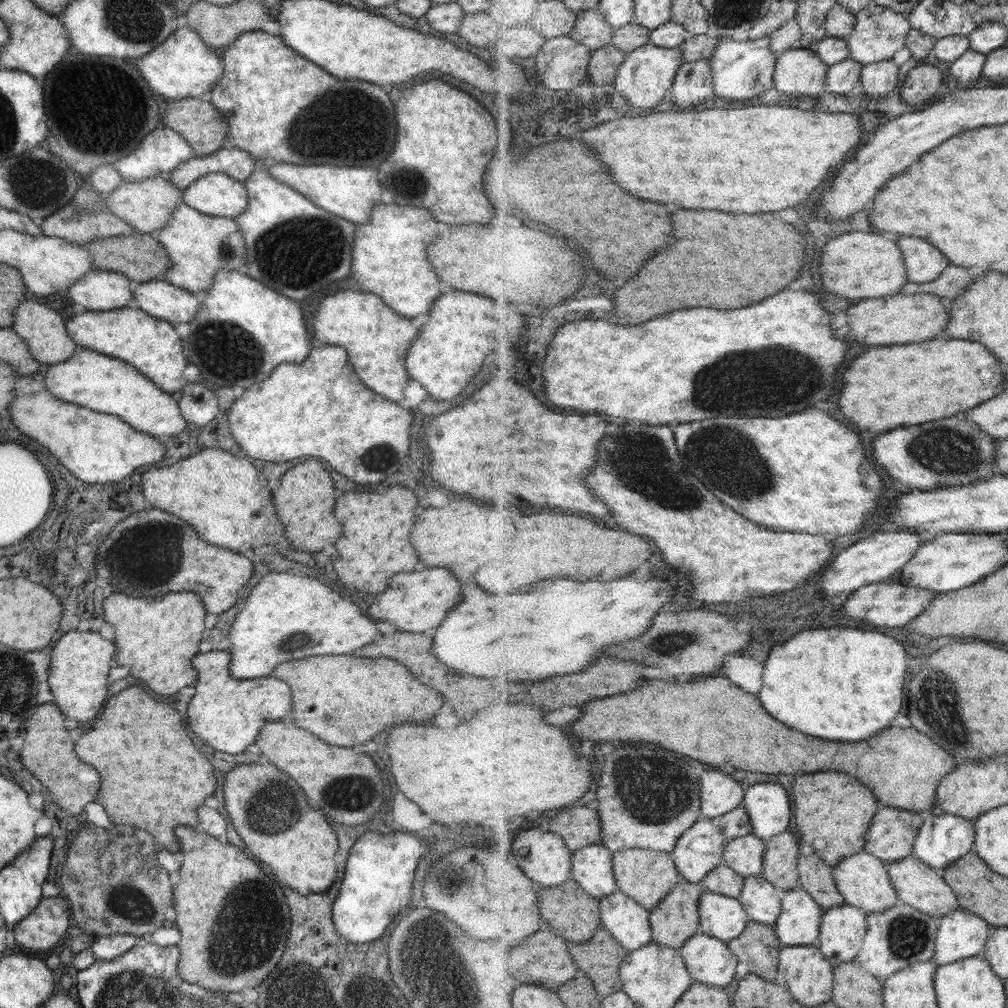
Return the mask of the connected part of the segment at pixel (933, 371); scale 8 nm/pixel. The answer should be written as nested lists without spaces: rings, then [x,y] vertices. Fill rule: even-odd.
[[[965,339],[931,340],[905,346],[879,346],[861,354],[845,372],[841,410],[865,430],[889,432],[897,426],[921,424],[967,412],[969,408],[975,408],[1004,392],[1004,380],[999,360],[979,342],[965,342]]]

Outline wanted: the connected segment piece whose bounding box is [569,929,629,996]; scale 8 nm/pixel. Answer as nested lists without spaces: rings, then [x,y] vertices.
[[[607,929],[599,930],[585,944],[569,942],[569,952],[603,996],[624,990],[619,966],[629,951]]]

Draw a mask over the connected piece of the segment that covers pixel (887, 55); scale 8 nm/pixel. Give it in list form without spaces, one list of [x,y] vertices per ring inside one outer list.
[[[875,2],[855,14],[856,28],[847,37],[850,58],[864,65],[891,60],[901,48],[906,47],[906,41],[912,24],[908,15],[903,15],[891,8],[881,6]]]

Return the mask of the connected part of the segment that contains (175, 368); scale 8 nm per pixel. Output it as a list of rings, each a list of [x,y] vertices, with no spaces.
[[[124,307],[105,312],[79,309],[64,325],[69,338],[79,348],[91,348],[99,354],[130,364],[165,393],[180,390],[187,383],[183,374],[187,365],[183,340],[174,332],[171,323],[153,318],[142,310]]]

